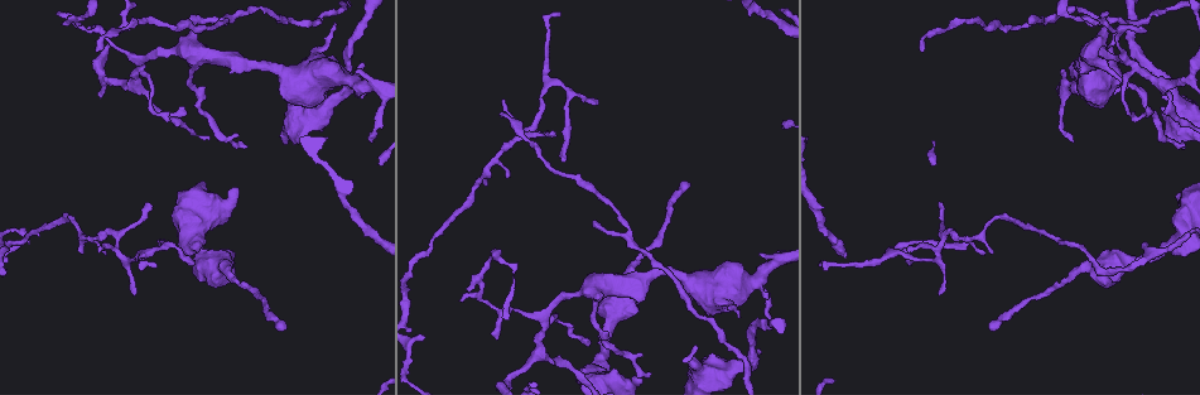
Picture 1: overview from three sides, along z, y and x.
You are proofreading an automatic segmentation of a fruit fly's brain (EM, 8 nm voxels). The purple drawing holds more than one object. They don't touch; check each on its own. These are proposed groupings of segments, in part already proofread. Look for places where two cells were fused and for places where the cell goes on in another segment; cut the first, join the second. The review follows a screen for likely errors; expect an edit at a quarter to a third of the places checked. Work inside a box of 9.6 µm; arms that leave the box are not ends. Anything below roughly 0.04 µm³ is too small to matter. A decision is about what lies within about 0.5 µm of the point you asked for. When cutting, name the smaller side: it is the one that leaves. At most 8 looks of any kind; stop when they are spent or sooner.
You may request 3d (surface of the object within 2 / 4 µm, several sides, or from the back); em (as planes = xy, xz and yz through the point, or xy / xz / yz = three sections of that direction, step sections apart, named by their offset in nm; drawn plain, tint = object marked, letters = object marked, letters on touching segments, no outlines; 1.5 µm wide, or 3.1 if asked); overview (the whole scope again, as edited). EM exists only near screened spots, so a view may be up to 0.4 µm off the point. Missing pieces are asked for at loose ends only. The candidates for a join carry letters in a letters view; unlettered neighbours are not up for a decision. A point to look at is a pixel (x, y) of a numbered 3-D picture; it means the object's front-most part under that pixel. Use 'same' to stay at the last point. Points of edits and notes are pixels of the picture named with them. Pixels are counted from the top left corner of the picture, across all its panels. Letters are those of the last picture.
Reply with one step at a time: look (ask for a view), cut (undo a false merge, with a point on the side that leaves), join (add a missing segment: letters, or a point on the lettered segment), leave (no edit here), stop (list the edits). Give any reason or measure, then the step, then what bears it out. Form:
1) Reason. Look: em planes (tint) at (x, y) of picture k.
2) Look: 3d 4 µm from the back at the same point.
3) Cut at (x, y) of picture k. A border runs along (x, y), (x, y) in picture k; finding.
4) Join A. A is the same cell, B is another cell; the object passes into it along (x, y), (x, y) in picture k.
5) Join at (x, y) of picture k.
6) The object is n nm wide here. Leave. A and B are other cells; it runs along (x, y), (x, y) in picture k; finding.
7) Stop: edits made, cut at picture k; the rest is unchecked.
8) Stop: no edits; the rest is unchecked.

Tapers out. Look: 3d 4 µm from the back at (908, 265) of picture 1.

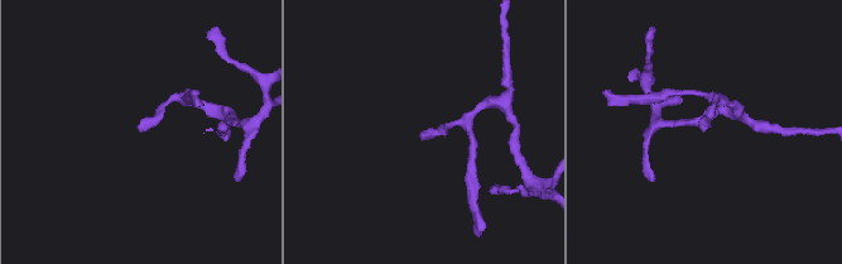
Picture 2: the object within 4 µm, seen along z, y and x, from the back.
Need the tissue. Look: em planes (letters) at (421, 135) of picture 2.

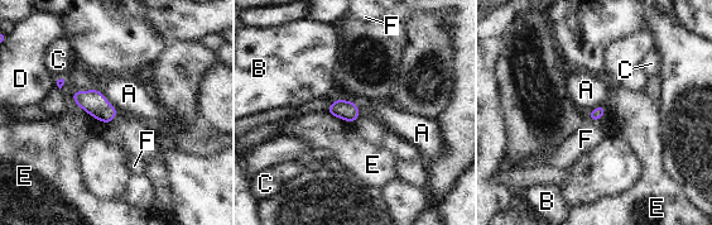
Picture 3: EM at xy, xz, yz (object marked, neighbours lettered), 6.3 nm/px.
Leave. A, B, C, D, E and F are other cells; a border runs along (101, 92), (119, 111) in picture 3; none of them fits.

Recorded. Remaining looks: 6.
Thin end. Look: 3d 4 µm at (923, 52) of picture 1.

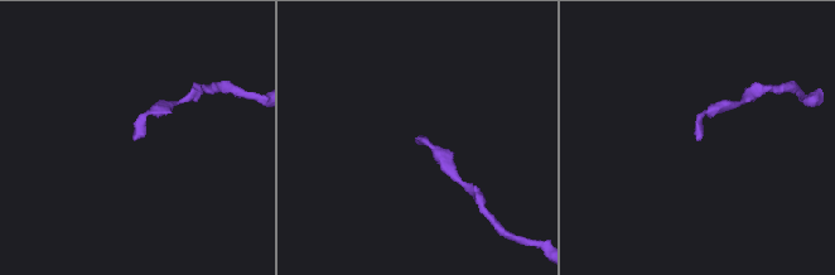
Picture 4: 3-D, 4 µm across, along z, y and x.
Shape alone is not enough. Look: em planes (letters) at (698, 138) of picture 4.

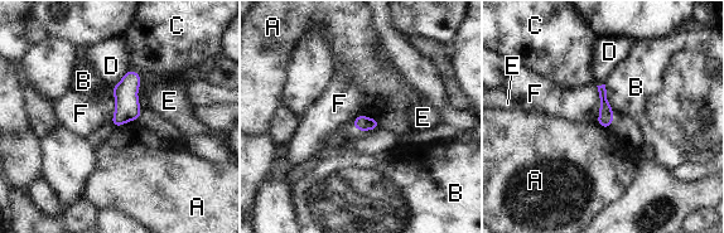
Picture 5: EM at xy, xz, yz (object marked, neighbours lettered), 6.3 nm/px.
Leave. A, B, C, D, E and F are other cells; a border runs along (136, 120), (129, 120), (114, 127) in picture 5; no lettered segment goes on from it.

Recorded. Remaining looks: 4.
Free end. Look: em planes (letters) at (1151, 113) of picture 1.

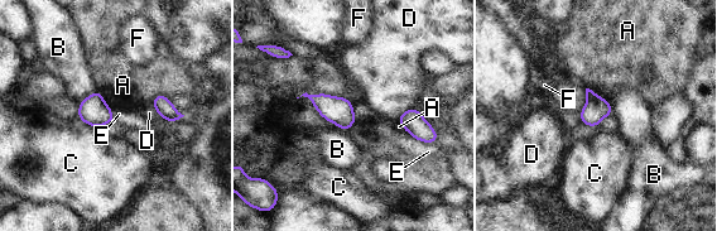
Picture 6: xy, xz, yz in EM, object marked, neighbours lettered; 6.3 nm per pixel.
The longest contact is with E, 200 nm. Leave. A, B, C, D, E and F are other cells; a border runs along (586, 87), (607, 101) in picture 6; no lettered segment goes on from it.

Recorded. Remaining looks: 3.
Stop: no edits; the rest is unchecked.

